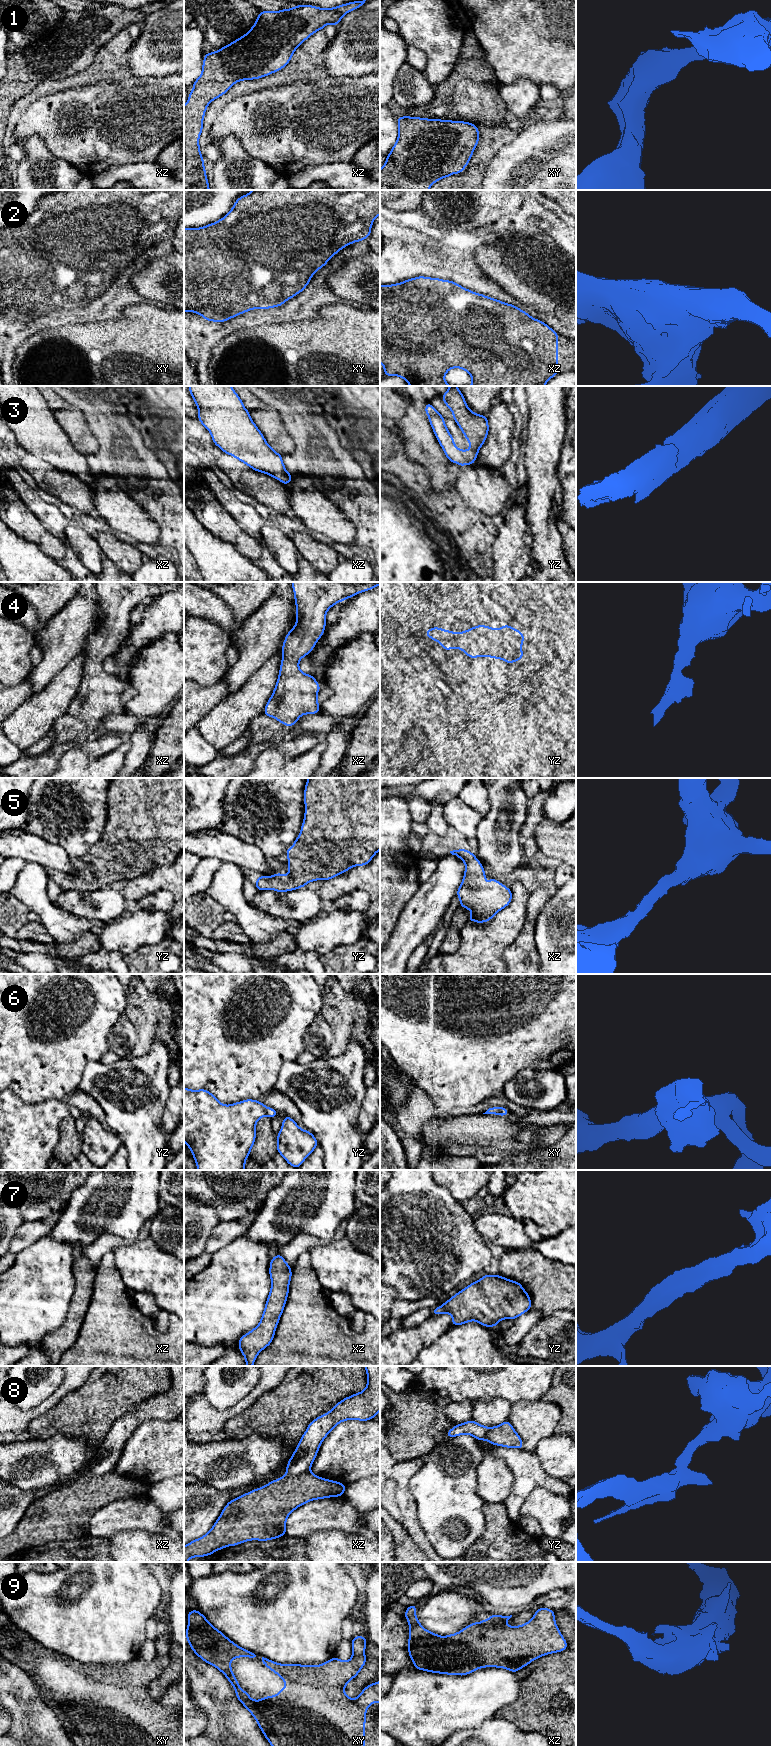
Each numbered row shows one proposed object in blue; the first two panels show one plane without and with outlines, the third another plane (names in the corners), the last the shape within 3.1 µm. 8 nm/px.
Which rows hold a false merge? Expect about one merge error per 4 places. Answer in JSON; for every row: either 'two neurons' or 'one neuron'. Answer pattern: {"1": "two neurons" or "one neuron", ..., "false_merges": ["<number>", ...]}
{"1": "one neuron", "2": "one neuron", "3": "one neuron", "4": "one neuron", "5": "one neuron", "6": "one neuron", "7": "one neuron", "8": "two neurons", "9": "one neuron", "false_merges": ["8"]}

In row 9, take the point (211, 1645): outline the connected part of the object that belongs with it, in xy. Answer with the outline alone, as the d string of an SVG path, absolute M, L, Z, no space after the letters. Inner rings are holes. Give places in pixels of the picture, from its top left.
M198 1610L188 1612L185 1632L193 1652L206 1663L222 1672L235 1689L237 1699L252 1714L271 1746L365 1746L366 1710L371 1703L380 1703L380 1681L366 1686L355 1698L349 1698L345 1686L366 1664L365 1636L354 1636L352 1657L342 1661L336 1656L321 1665L281 1664L262 1657L263 1664L280 1676L285 1688L274 1696L253 1700L244 1691L231 1668L233 1658L258 1659L259 1655L243 1649L216 1629Z

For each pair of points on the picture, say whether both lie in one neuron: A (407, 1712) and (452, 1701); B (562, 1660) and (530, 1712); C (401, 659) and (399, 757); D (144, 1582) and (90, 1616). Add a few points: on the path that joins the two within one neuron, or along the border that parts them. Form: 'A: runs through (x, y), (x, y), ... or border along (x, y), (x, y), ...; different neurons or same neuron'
A: runs through (418, 1711), (425, 1707), (441, 1704); same neuron
B: runs through (562, 1673), (562, 1680), (543, 1699); same neuron
C: border along (428, 668), (414, 670), (405, 674); different neurons
D: runs through (131, 1586), (121, 1593), (113, 1593), (103, 1603); same neuron

